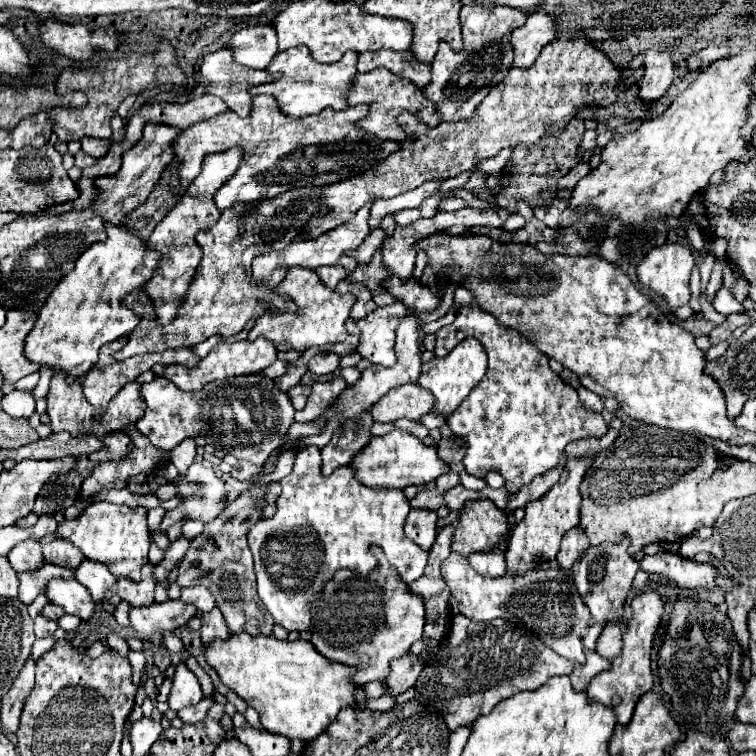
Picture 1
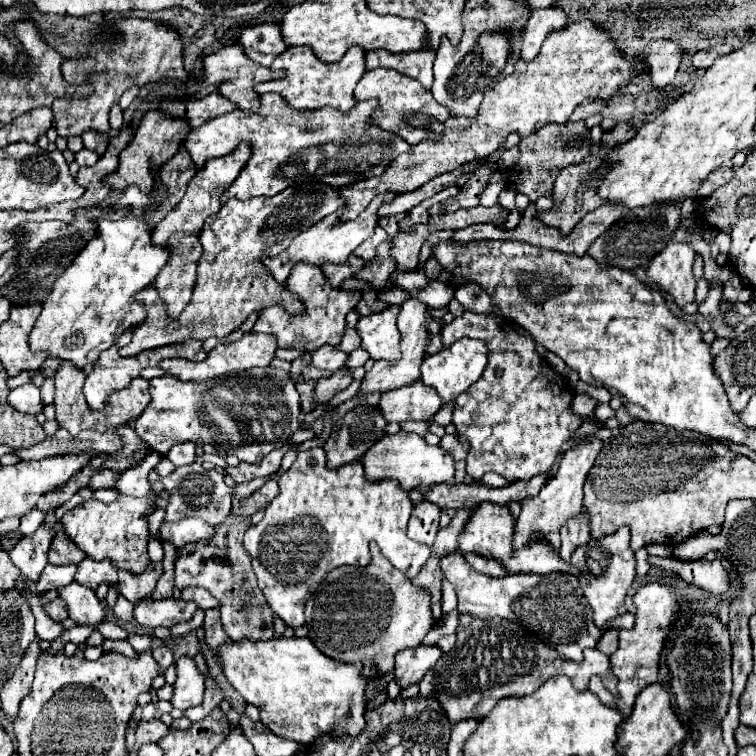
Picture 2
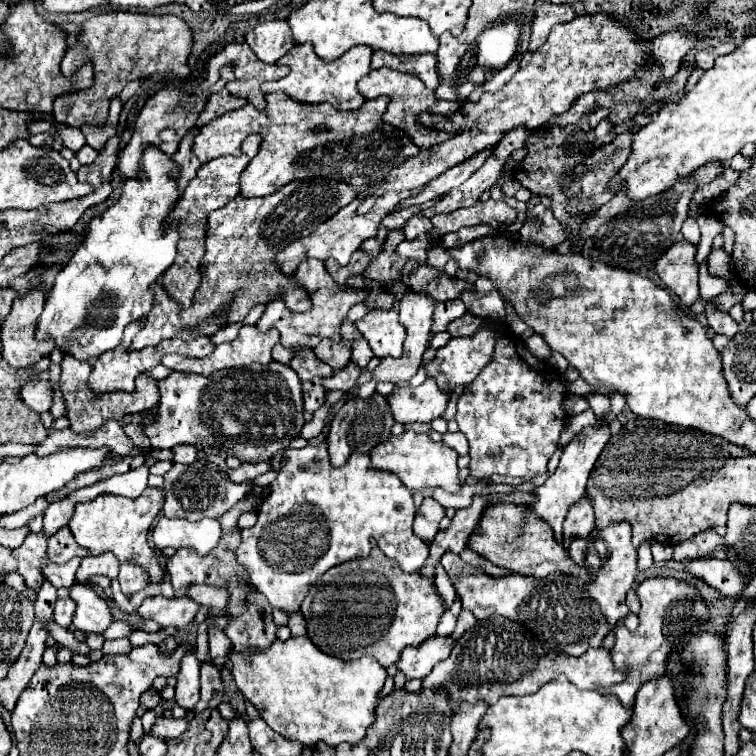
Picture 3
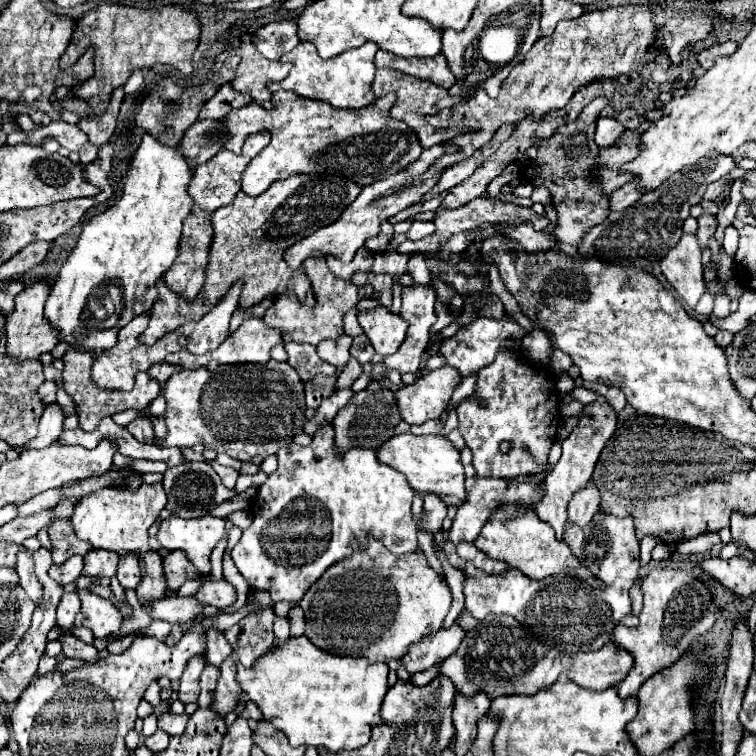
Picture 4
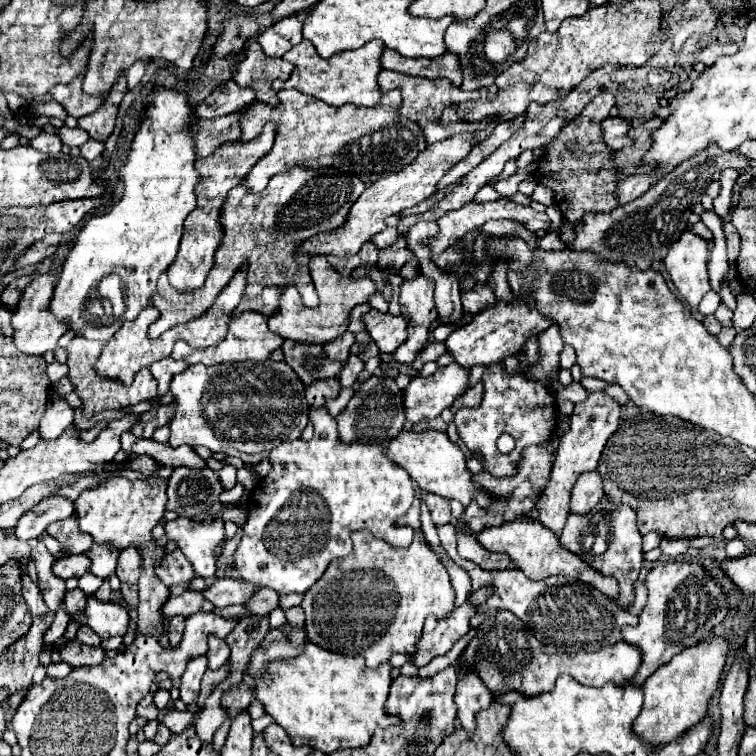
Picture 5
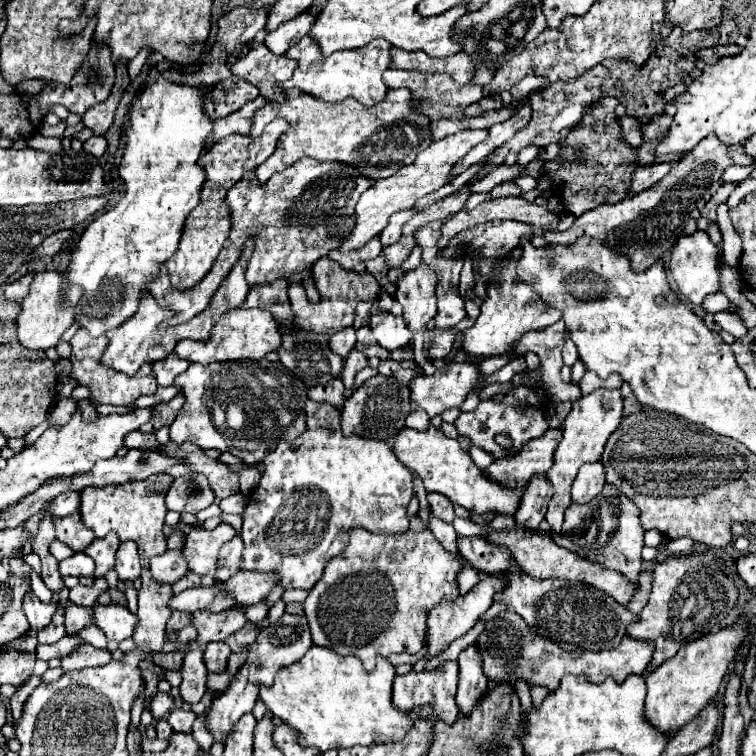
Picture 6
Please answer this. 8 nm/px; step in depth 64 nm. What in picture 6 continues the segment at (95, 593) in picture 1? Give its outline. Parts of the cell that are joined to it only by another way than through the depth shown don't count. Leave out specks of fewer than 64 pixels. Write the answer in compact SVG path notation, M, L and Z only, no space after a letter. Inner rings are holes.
M108 532L104 538L94 538L92 544L84 550L84 554L96 562L96 578L102 578L114 566L118 546L120 546L118 534Z

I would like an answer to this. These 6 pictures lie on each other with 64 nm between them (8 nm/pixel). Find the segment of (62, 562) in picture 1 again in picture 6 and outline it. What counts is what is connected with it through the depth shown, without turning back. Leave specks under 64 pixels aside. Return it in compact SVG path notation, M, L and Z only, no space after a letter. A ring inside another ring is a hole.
M74 512L64 518L56 518L54 528L56 528L58 540L70 546L74 552L82 552L94 538L94 532L84 526L80 512Z

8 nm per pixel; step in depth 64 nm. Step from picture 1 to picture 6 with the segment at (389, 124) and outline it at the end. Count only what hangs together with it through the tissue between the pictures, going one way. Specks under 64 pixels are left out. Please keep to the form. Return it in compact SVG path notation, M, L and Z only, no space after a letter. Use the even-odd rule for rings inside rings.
M388 70L384 72L384 82L388 88L396 86L406 86L414 94L414 98L422 100L420 112L428 114L432 118L432 134L434 138L442 138L446 134L454 134L458 130L468 128L468 116L464 116L464 102L466 106L472 102L472 98L464 100L468 88L466 86L456 86L456 82L444 74L444 72L422 72L422 70Z

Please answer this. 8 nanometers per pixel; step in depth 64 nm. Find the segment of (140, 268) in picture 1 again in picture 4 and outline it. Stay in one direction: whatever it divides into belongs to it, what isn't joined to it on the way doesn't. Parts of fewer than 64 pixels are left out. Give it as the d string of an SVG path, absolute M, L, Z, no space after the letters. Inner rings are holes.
M144 134L142 142L138 144L126 176L122 176L124 182L124 194L106 212L94 216L82 230L72 254L64 262L58 278L52 284L52 292L48 296L44 316L60 330L60 340L68 342L70 346L78 346L82 350L92 350L92 352L102 352L108 350L116 344L116 334L118 330L128 324L132 318L136 318L142 312L150 312L158 292L156 292L156 280L174 264L178 256L178 242L182 234L182 220L192 212L192 196L188 194L188 186L192 180L192 170L186 162L184 150L178 146L168 146L162 144L156 136ZM106 284L116 284L122 290L122 308L116 310L114 304L104 304L104 286ZM96 298L94 308L88 308L88 302Z

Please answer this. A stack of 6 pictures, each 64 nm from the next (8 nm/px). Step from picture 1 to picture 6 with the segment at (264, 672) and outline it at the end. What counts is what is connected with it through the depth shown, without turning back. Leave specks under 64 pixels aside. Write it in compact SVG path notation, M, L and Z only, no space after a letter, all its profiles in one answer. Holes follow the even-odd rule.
M312 646L302 660L286 668L280 668L280 672L274 678L274 684L270 688L260 688L260 698L274 716L282 718L288 726L300 732L302 746L314 746L326 752L332 748L350 748L356 744L372 746L384 742L398 742L406 736L406 732L412 728L416 720L432 718L434 708L432 704L424 704L422 708L414 708L410 712L398 710L392 702L392 682L396 678L396 670L382 656L378 656L376 662L376 668L368 672L356 656L338 656L336 652L328 652L326 648Z

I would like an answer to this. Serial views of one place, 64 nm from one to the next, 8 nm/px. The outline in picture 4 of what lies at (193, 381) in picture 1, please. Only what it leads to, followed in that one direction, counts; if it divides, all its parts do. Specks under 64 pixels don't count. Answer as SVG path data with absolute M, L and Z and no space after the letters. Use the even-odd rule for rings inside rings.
M250 316L250 318L246 318L246 320L238 326L236 332L232 332L232 334L220 344L220 348L216 348L214 352L208 352L208 354L204 354L204 356L194 356L194 354L190 354L190 352L186 350L185 347L188 343L186 337L180 336L179 343L183 346L183 349L180 350L180 352L176 352L176 354L168 354L168 356L164 358L166 362L182 364L184 368L206 366L206 368L214 370L214 368L220 366L220 364L248 364L248 362L250 362L250 364L264 364L264 362L270 360L270 350L272 350L276 344L282 344L282 336L280 336L280 332L276 332L274 328L268 328L262 318Z

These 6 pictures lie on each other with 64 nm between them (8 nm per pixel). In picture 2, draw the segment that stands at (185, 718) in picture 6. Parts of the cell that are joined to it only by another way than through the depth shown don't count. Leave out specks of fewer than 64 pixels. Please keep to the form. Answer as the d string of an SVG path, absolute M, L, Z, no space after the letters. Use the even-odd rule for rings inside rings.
M160 718L150 720L150 722L140 722L138 724L138 732L136 732L136 748L140 744L146 744L146 742L158 742L160 738L164 738L172 730L174 728L164 724Z

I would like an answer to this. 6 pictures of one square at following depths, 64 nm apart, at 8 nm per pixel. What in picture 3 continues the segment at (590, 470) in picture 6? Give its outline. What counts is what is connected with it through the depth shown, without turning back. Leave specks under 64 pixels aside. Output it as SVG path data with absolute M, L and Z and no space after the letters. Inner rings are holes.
M584 494L582 500L568 510L564 520L564 548L568 548L570 538L586 536L594 528L594 508L590 504L590 496Z

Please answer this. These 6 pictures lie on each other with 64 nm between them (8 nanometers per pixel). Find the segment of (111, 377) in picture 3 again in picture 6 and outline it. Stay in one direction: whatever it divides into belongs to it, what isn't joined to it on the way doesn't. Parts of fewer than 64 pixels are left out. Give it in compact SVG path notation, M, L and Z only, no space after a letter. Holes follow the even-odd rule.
M144 292L142 298L140 298L140 306L138 306L138 312L136 316L132 316L130 320L126 320L122 326L118 326L112 336L110 336L110 344L108 348L104 350L104 364L108 364L110 368L116 368L128 376L136 374L136 370L142 366L142 364L148 364L148 346L154 346L156 344L156 338L160 334L160 324L166 322L168 318L172 318L172 310L170 308L164 308L156 302L156 298L150 294L150 292Z

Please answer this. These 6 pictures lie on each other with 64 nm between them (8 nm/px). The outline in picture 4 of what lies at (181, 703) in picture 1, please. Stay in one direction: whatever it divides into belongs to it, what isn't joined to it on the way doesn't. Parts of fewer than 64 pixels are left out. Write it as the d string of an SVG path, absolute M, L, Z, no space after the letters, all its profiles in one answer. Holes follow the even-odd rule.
M194 656L192 660L188 660L186 670L180 678L180 688L178 688L178 698L188 704L188 702L196 702L198 694L200 694L200 674L206 666L204 656Z

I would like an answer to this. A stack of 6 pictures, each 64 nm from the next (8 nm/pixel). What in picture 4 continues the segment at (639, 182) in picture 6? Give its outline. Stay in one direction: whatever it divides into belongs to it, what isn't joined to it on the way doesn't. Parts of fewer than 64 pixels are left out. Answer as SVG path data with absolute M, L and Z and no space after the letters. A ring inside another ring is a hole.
M636 180L632 182L626 182L624 186L616 188L612 194L610 194L610 210L624 210L628 208L634 200L638 200L640 196L644 194L644 190L640 188L640 184Z

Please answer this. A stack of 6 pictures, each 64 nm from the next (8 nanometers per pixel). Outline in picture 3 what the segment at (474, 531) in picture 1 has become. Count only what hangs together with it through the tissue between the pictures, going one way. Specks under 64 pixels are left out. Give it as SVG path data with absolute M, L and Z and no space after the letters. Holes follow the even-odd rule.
M500 502L488 506L488 512L484 512L482 516L480 528L472 534L468 546L480 556L488 558L492 564L498 564L510 572L532 576L536 580L542 580L552 572L564 572L574 576L582 574L580 566L570 558L566 548L556 542L552 528L548 528L548 524L524 504Z

